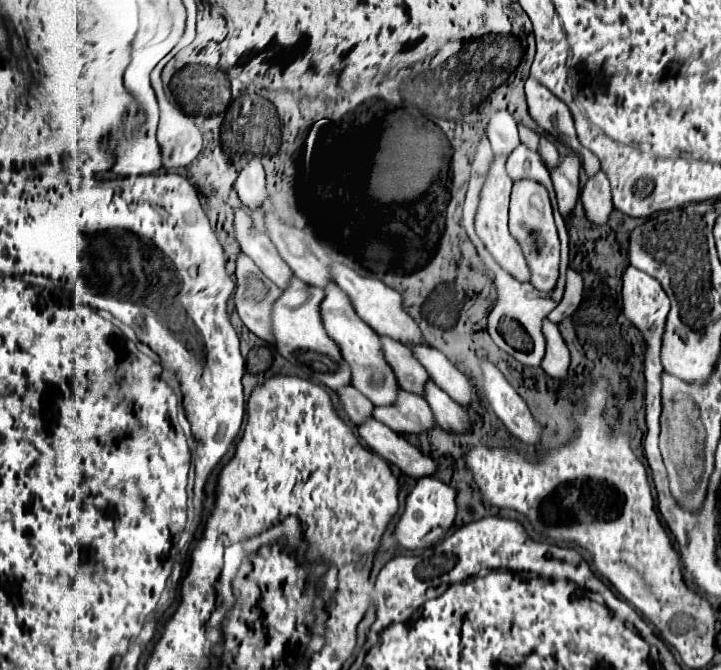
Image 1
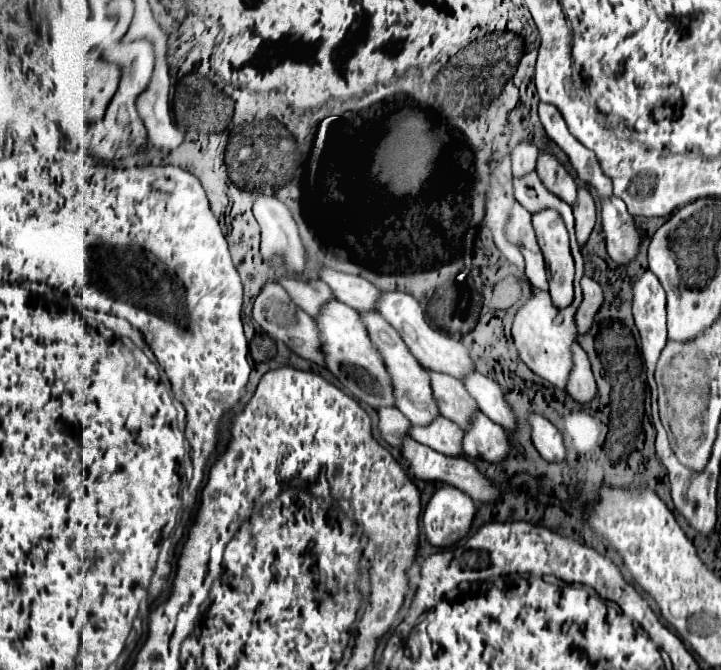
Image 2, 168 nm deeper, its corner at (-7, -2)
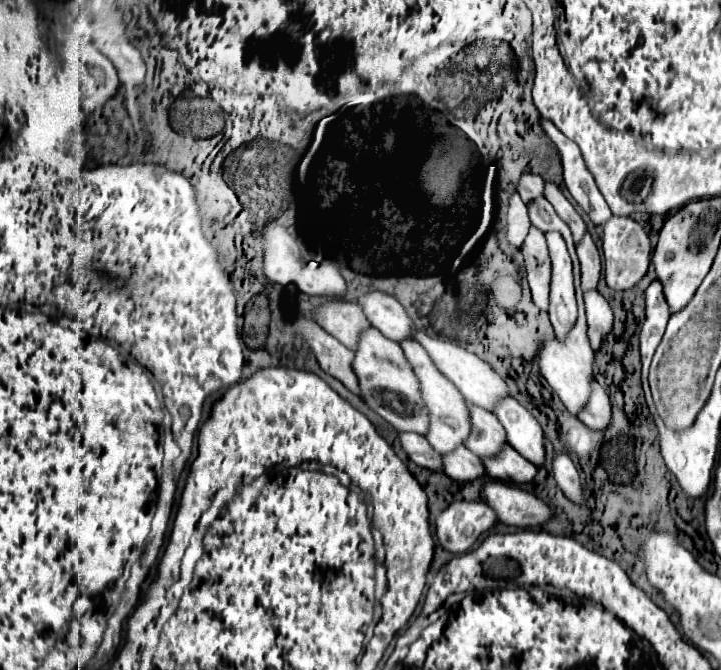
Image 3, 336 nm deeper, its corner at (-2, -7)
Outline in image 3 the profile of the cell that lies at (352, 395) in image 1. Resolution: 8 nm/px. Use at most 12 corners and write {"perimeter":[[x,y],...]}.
{"perimeter":[[399,432],[411,462],[441,470],[441,454],[421,434]]}

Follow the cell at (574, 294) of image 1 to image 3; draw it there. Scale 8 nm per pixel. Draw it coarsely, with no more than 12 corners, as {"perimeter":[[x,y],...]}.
{"perimeter":[[595,290],[583,292],[589,344],[599,350],[613,326],[609,302]]}

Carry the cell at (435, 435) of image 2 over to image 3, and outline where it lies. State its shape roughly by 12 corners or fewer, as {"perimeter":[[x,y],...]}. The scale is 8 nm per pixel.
{"perimeter":[[465,446],[443,454],[443,472],[459,482],[485,476]]}

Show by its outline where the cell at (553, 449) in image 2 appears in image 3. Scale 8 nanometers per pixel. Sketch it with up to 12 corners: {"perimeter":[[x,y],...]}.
{"perimeter":[[563,452],[553,454],[553,478],[569,500],[585,502],[579,472]]}

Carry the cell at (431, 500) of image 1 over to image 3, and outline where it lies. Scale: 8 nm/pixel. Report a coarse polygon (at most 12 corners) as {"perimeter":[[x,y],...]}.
{"perimeter":[[453,500],[435,520],[439,544],[465,554],[497,522],[481,500]]}

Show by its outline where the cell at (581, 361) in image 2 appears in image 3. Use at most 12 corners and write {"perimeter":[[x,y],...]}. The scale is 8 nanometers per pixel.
{"perimeter":[[591,382],[587,406],[577,418],[591,430],[605,430],[611,420],[609,396]]}

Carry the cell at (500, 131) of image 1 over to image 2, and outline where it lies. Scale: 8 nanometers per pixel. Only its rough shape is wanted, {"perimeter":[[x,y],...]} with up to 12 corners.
{"perimeter":[[520,143],[512,155],[514,177],[536,169],[538,149]]}

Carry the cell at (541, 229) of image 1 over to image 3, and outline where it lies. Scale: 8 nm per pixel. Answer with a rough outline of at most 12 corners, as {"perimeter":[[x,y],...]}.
{"perimeter":[[559,232],[551,256],[549,318],[557,336],[577,320],[571,258]]}

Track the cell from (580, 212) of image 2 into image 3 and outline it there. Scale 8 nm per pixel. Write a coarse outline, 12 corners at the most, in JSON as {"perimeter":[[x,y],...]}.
{"perimeter":[[589,232],[575,244],[581,288],[595,290],[601,258]]}

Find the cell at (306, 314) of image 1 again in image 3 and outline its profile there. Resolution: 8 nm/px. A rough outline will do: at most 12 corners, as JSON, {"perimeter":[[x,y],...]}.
{"perimeter":[[375,328],[351,368],[361,400],[395,430],[425,434],[427,412],[401,348]]}

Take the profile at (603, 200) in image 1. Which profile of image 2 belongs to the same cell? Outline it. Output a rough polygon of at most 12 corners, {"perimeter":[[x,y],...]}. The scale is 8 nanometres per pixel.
{"perimeter":[[622,199],[602,203],[610,259],[630,265],[640,235]]}

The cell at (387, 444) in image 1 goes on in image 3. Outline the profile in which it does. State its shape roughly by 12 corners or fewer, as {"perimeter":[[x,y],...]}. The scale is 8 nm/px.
{"perimeter":[[485,480],[483,502],[511,526],[551,516],[543,500],[499,480]]}

